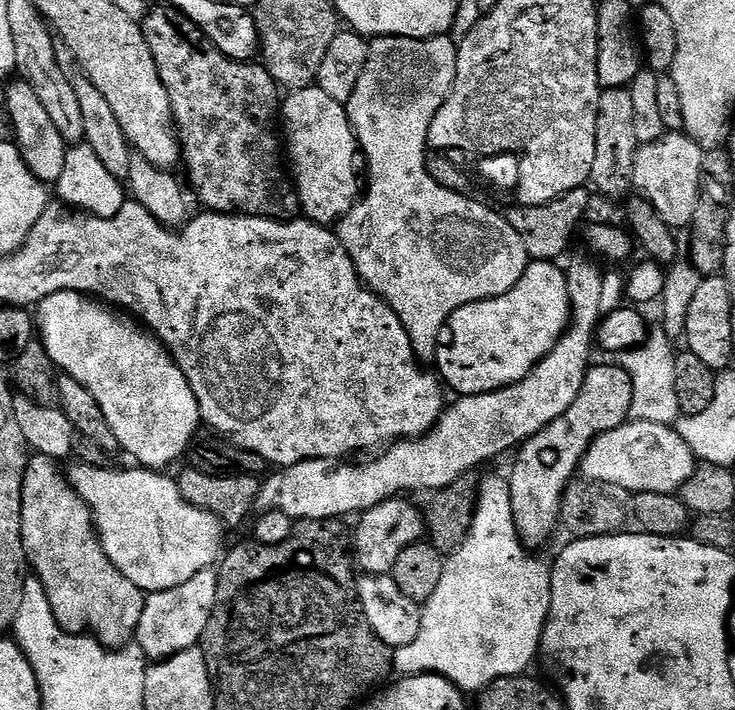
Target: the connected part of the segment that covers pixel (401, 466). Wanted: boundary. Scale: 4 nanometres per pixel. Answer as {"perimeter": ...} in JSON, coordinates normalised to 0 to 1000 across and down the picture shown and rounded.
{"perimeter":[[[795,361],[781,362],[767,377],[773,418],[778,427],[773,465],[754,487],[754,493],[748,493],[748,499],[743,499],[743,504],[737,510],[732,510],[732,515],[727,515],[727,521],[721,521],[721,527],[716,527],[716,532],[710,532],[710,538],[680,546],[676,552],[616,562],[616,569],[614,565],[605,573],[603,583],[599,585],[599,593],[578,614],[541,620],[527,634],[518,635],[513,641],[518,641],[513,648],[501,648],[497,654],[454,648],[412,648],[404,654],[382,658],[380,662],[371,663],[355,680],[354,694],[346,714],[347,720],[350,723],[382,721],[400,735],[404,732],[454,732],[469,730],[468,727],[476,725],[478,721],[480,724],[497,721],[514,713],[514,707],[525,707],[546,696],[561,696],[555,693],[592,696],[599,689],[612,685],[612,679],[620,679],[623,673],[629,673],[635,665],[648,665],[652,654],[659,654],[663,648],[669,648],[673,642],[694,635],[695,631],[697,635],[706,632],[707,627],[716,624],[722,614],[732,611],[743,600],[748,600],[748,594],[754,594],[754,589],[765,589],[765,583],[770,583],[770,577],[781,569],[786,549],[792,549],[792,538],[803,517],[800,506],[805,501],[805,485],[808,490],[808,469],[815,463],[819,441],[823,438],[822,400],[824,389],[811,379],[812,368],[810,365]]]}

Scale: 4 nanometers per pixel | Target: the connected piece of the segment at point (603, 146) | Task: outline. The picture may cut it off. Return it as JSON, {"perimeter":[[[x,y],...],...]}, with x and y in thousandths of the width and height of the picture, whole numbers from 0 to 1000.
{"perimeter":[[[822,124],[814,138],[814,172],[808,200],[808,234],[804,263],[822,276],[838,282],[857,270],[860,234],[865,221],[867,200],[863,194],[863,138],[854,124]]]}

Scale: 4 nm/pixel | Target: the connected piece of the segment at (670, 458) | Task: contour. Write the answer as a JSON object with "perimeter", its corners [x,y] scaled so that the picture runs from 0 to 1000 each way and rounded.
{"perimeter":[[[856,592],[805,620],[789,652],[790,672],[812,682],[854,690],[857,696],[921,694],[943,670],[950,649],[913,599]]]}

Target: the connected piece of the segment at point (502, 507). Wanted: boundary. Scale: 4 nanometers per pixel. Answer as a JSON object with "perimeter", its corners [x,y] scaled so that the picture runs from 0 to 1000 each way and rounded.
{"perimeter":[[[683,669],[657,672],[653,676],[653,696],[648,700],[648,723],[642,731],[642,742],[637,745],[637,754],[619,777],[614,779],[605,787],[604,801],[601,803],[601,820],[596,820],[596,831],[590,831],[588,841],[574,854],[574,887],[569,887],[569,899],[563,899],[563,904],[558,904],[558,910],[547,910],[537,914],[536,918],[536,941],[546,954],[551,952],[574,952],[586,949],[589,952],[605,952],[612,962],[620,965],[622,969],[633,976],[652,976],[654,972],[671,963],[678,955],[684,952],[705,952],[720,945],[718,941],[728,927],[729,918],[736,917],[735,900],[740,892],[740,879],[746,875],[746,861],[748,859],[748,848],[751,846],[751,803],[747,790],[733,789],[729,780],[725,780],[716,770],[707,758],[707,751],[702,748],[702,737],[699,735],[699,718],[697,717],[697,703],[694,701],[694,690],[691,689],[690,675]]]}

